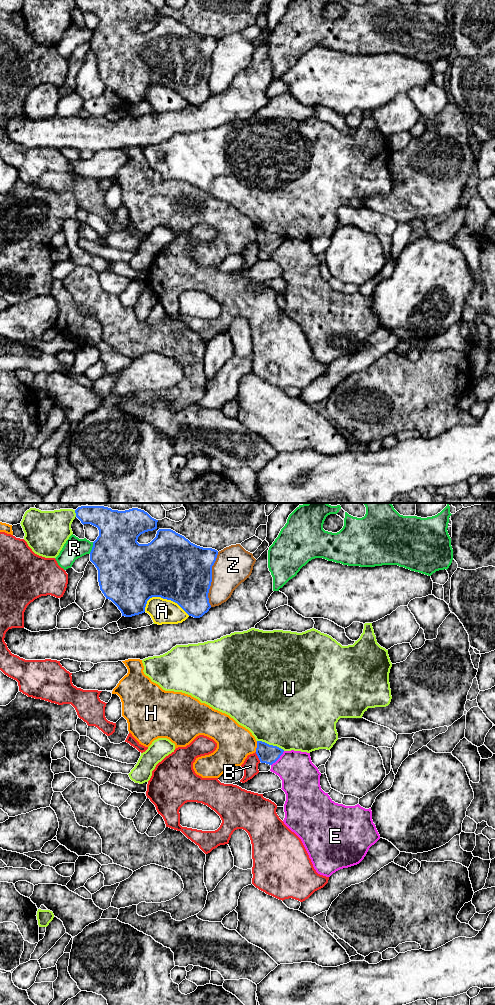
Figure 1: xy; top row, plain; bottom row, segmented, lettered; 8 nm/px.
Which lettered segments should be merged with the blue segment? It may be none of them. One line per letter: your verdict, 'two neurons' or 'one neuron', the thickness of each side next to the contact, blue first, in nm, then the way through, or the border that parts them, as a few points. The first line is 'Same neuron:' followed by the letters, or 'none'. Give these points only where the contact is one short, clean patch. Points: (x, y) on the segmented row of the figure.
Same neuron: none
A: two neurons | 500/200 nm
B: two neurons | 160/130 nm
E: two neurons | 160/300 nm | along xy (284, 751), (271, 765)
H: two neurons | 160/280 nm
R: two neurons | 400/170 nm
U: two neurons | 160/500 nm
Z: two neurons | 480/300 nm

